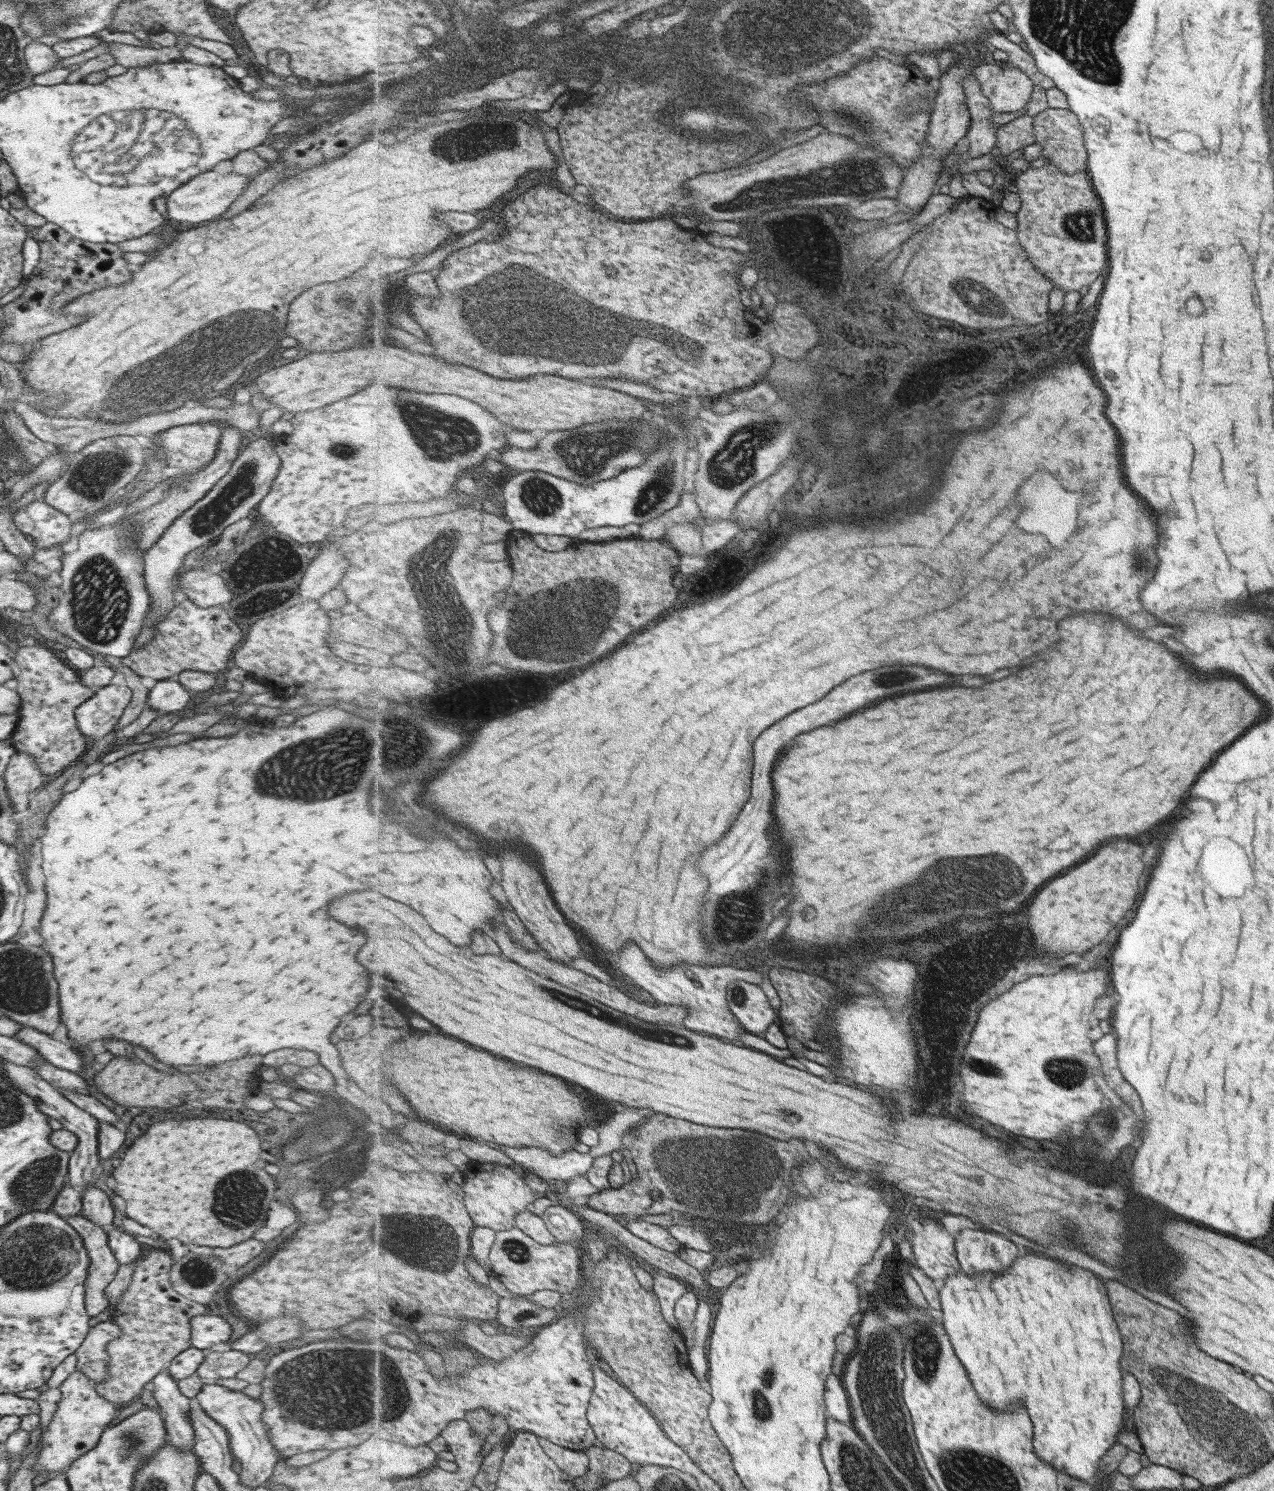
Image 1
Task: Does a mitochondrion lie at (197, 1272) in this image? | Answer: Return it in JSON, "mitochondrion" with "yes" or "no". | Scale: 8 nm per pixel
{"mitochondrion":"yes"}

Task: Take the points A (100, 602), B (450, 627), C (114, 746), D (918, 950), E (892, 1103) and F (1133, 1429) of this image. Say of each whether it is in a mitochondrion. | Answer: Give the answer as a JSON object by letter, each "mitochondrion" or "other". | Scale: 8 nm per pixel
{"A":"mitochondrion","B":"mitochondrion","C":"other","D":"mitochondrion","E":"other","F":"other"}

